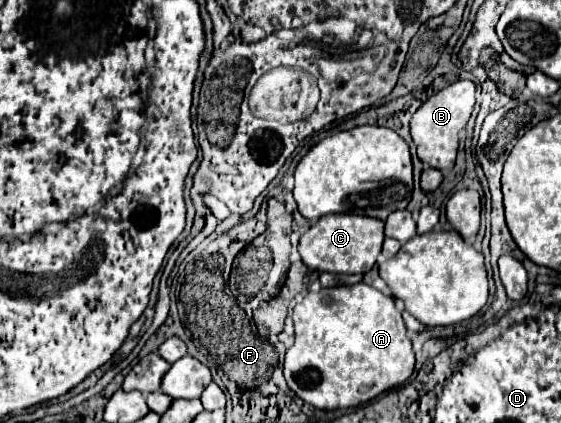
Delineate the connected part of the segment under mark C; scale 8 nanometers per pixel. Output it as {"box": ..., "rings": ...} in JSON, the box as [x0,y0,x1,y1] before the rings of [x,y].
{"box":[297,215,383,273],"rings":[[[325,215],[313,227],[309,227],[299,243],[297,251],[303,263],[315,271],[327,273],[367,273],[381,253],[383,245],[383,221],[361,215]]]}

